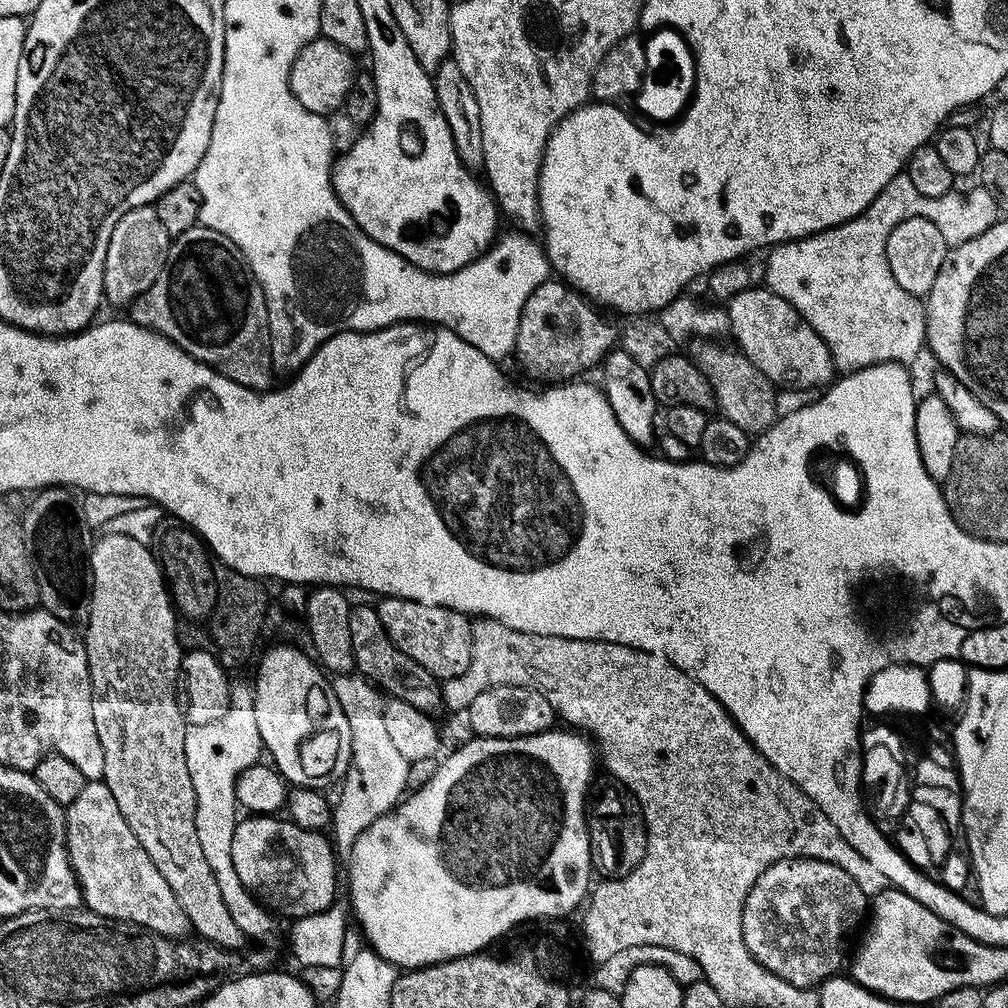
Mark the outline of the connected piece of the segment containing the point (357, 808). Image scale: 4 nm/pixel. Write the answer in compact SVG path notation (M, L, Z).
M340 674L331 681L331 686L346 714L346 722L350 722L352 735L352 762L339 785L340 808L338 804L334 816L334 848L341 857L348 858L362 830L366 830L400 803L406 792L406 774L410 761L396 755L390 746L390 738L384 736L382 696L365 677L359 674Z

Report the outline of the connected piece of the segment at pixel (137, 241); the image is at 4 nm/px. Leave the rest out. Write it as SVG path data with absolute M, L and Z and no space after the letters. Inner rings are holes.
M153 205L138 206L122 214L122 218L118 218L118 226L114 226L114 234L110 234L110 246L106 246L104 300L128 306L143 292L150 290L150 286L156 281L156 275L166 263L169 247L168 231L166 226L162 226Z

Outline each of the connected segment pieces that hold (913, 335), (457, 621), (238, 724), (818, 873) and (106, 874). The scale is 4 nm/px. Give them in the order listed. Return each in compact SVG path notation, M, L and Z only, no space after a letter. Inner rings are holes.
M901 174L890 178L890 182L886 182L886 186L882 190L882 194L878 194L878 198L874 198L874 202L870 202L870 206L862 214L858 214L852 220L847 220L844 224L839 224L833 228L822 230L813 236L803 236L800 240L787 240L784 244L775 245L767 253L768 261L764 264L764 280L763 283L774 294L778 294L778 298L786 298L786 302L790 302L790 306L794 306L794 310L798 310L798 314L802 314L802 318L806 318L806 322L810 326L814 326L814 330L826 342L826 346L832 351L832 359L837 369L843 370L845 373L854 372L858 368L868 368L872 364L897 364L907 365L908 360L912 360L920 352L920 347L926 344L926 308L922 303L921 297L911 296L910 293L904 292L902 286L898 286L898 282L894 282L894 274L890 274L890 262L886 262L886 238L890 238L890 230L894 230L894 226L898 226L898 222L902 222L906 218L914 218L922 216L936 224L940 229L942 236L948 242L961 244L970 238L978 238L978 234L985 232L988 227L995 224L998 219L998 209L995 197L983 186L976 186L969 192L959 192L953 190L942 197L923 197L918 190L914 190L914 182L910 182L907 174Z
M397 596L383 597L382 604L385 604L388 609L383 609L380 621L391 640L396 641L401 646L407 645L406 642L409 640L412 644L420 643L424 648L440 647L441 656L432 656L429 660L426 659L428 652L424 648L409 647L407 649L408 656L414 658L414 662L424 664L426 661L430 674L436 677L437 681L443 682L449 680L458 674L462 674L462 670L466 670L466 666L472 657L472 625L469 617L465 613L454 610L453 608L447 608L446 606L430 606L429 608L425 608L422 602L414 602L413 600L407 601L406 604L402 598L398 598ZM431 616L436 616L436 628L438 631L444 632L449 628L450 631L456 632L457 640L452 640L448 644L448 640L444 636L428 637L428 632L424 627L427 626L428 619ZM416 624L420 629L416 629Z
M233 683L230 688L230 703L226 714L218 718L218 722L206 722L206 726L190 726L186 730L186 770L190 770L190 782L194 782L196 795L196 825L198 826L198 843L202 846L202 854L206 854L213 862L222 861L230 850L230 842L234 838L234 830L238 823L238 805L236 802L236 783L238 774L250 765L257 763L262 756L262 745L258 734L258 722L254 719L253 689L244 684Z
M791 856L785 860L775 860L769 868L758 874L758 882L750 890L742 910L742 938L750 954L766 970L778 978L786 978L799 988L819 986L831 976L837 975L849 959L848 947L866 920L870 908L870 898L854 882L842 866L834 866L825 860L815 860L809 856Z
M102 782L85 783L82 794L67 805L68 856L80 883L83 903L99 916L113 922L137 924L159 936L184 938L190 925L182 902L170 890L170 882L162 878L158 866L150 862L146 850L138 842L134 830L122 818L114 794Z

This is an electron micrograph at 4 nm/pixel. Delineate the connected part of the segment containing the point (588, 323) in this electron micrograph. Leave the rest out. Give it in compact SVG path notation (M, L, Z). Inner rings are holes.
M549 278L530 294L522 310L516 335L515 359L520 359L524 372L544 382L568 382L579 372L601 363L613 351L618 340L618 328L603 320L601 309L587 296L576 291L563 279Z

